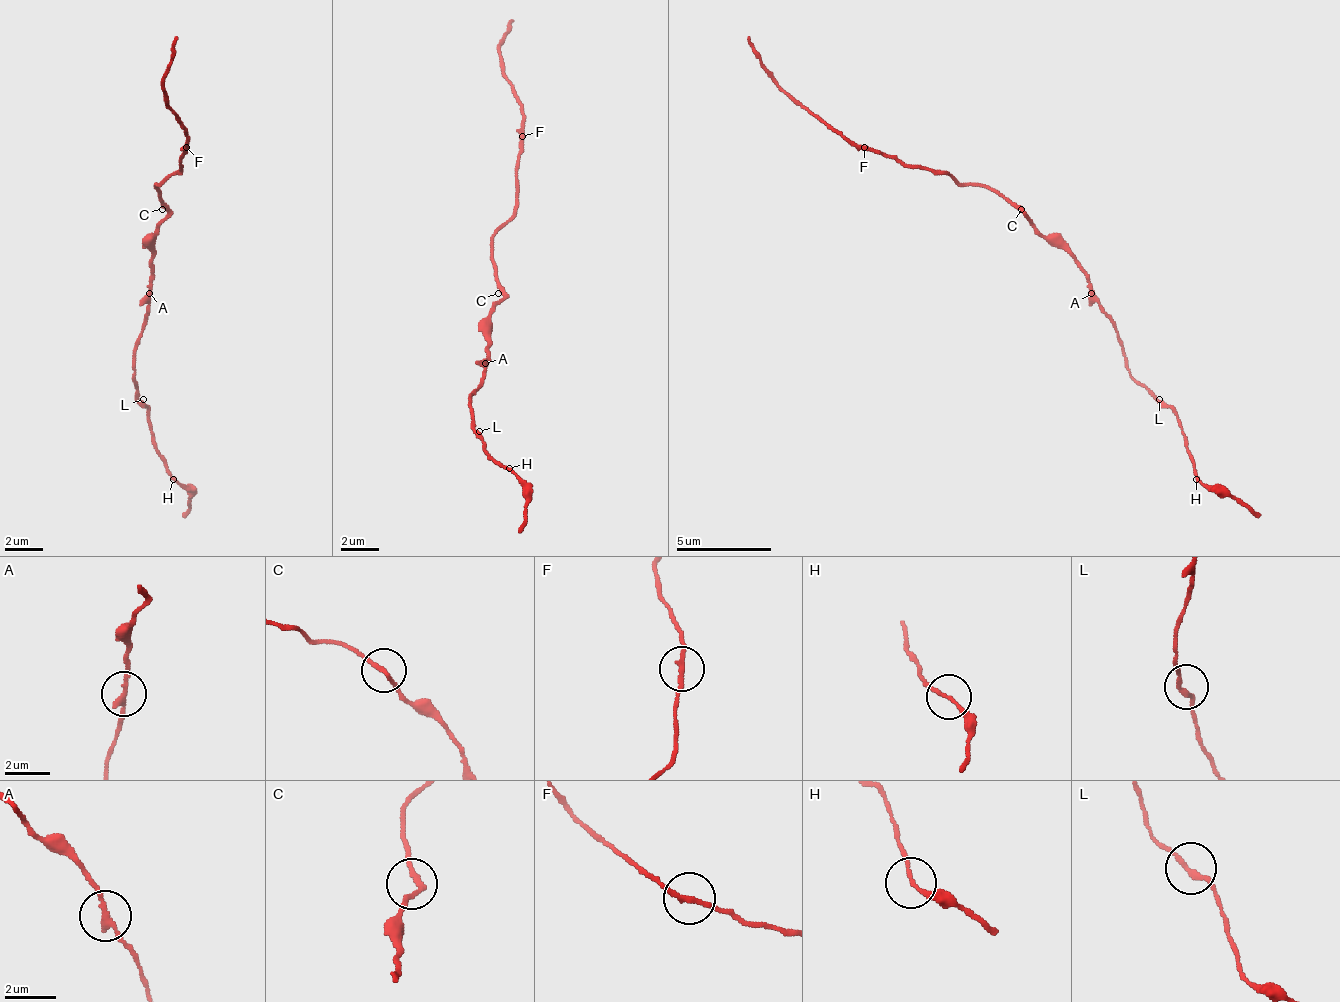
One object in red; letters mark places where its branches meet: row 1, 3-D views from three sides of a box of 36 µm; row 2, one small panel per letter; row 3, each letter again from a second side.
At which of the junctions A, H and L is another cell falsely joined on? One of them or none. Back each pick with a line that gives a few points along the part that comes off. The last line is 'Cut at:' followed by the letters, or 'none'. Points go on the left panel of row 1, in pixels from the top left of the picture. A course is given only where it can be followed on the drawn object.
Cut at: none

